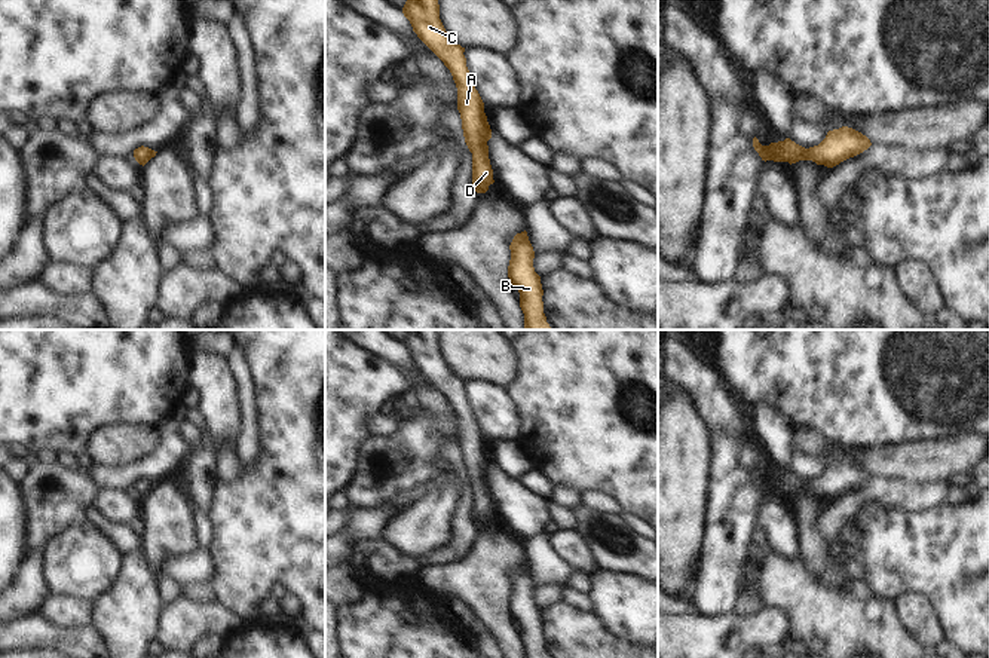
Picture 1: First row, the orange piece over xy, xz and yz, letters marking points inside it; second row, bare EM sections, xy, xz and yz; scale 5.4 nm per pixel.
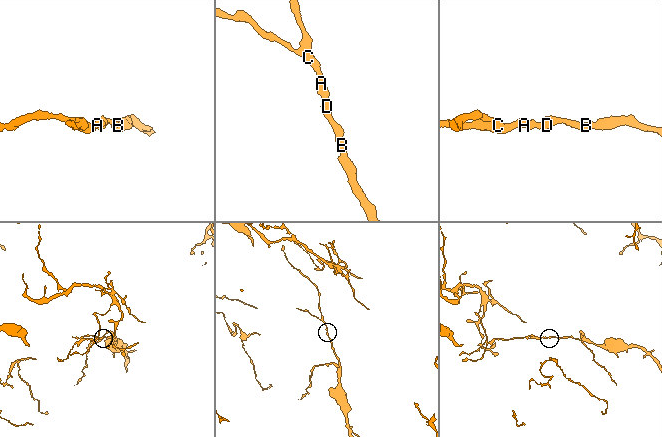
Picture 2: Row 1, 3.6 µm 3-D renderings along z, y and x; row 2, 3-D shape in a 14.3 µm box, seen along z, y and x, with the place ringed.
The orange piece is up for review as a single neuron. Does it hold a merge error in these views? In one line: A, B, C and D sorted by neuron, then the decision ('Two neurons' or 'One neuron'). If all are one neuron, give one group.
Groups: A B C D. One neuron.

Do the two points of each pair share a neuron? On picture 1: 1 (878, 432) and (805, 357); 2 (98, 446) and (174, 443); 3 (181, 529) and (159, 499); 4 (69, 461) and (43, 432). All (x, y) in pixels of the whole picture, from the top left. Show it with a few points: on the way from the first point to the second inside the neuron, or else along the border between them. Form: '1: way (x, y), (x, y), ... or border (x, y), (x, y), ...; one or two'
1: way (862, 413), (824, 376); one
2: border (155, 428), (155, 446), (123, 464); two
3: way (174, 522), (164, 507); one
4: border (57, 452), (70, 452), (73, 455); two

